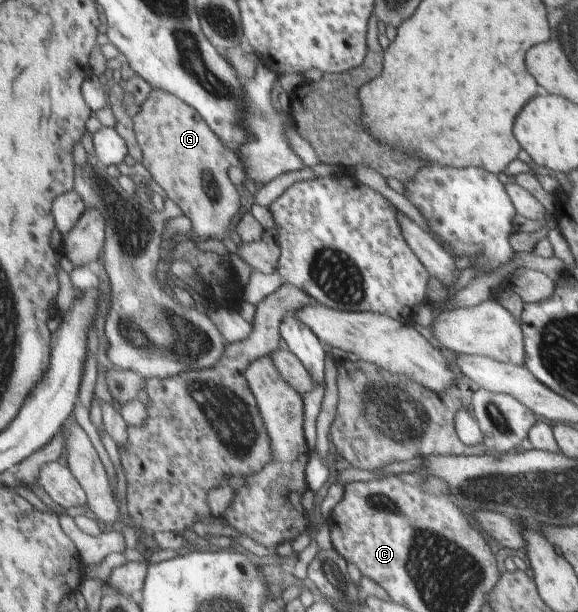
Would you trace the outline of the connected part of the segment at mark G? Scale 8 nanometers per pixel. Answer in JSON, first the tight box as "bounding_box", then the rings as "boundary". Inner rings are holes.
{"bounding_box":[134,87,241,239],"boundary":[[[154,87],[134,118],[134,129],[144,157],[142,166],[192,223],[189,235],[196,239],[228,236],[229,224],[241,208],[241,196],[227,170],[225,145],[200,112],[172,92]]]}

